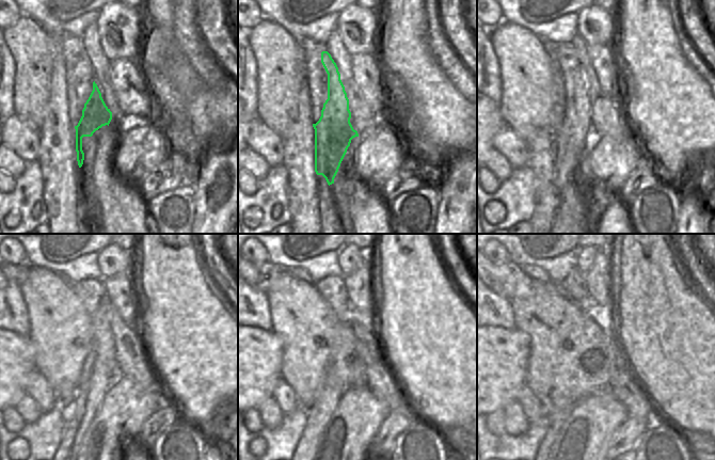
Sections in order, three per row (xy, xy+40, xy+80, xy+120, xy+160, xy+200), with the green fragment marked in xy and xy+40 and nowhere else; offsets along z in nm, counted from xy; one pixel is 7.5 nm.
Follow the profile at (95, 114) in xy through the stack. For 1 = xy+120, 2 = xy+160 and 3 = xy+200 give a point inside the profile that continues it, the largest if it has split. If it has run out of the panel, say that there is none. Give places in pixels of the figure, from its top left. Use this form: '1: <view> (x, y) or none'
1: xy+120 (99, 369)
2: xy+160 (328, 397)
3: xy+200 (556, 419)

